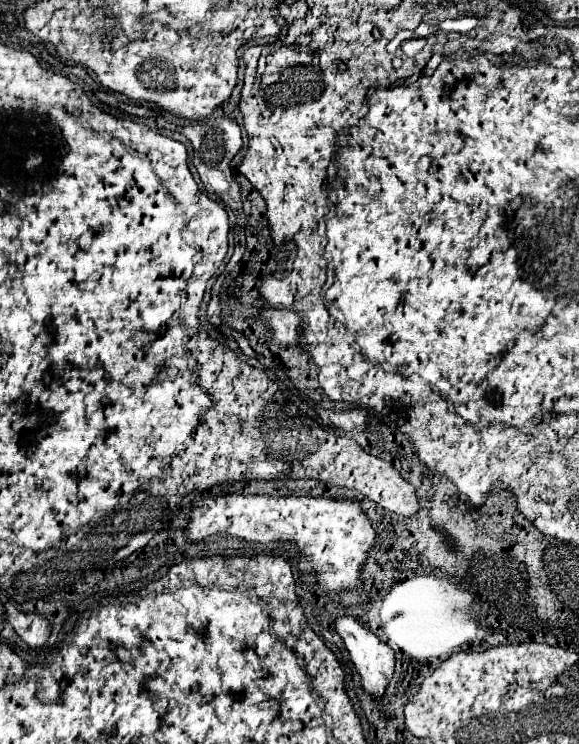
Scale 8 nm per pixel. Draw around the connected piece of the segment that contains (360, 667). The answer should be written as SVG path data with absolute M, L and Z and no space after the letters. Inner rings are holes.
M340 617L336 621L336 631L340 633L340 637L344 639L344 645L350 653L350 659L360 675L360 685L364 687L364 691L374 699L374 703L378 705L386 687L388 687L388 681L392 679L392 673L394 673L394 651L382 643L372 631L368 631L366 627L362 627L358 623L356 617Z

